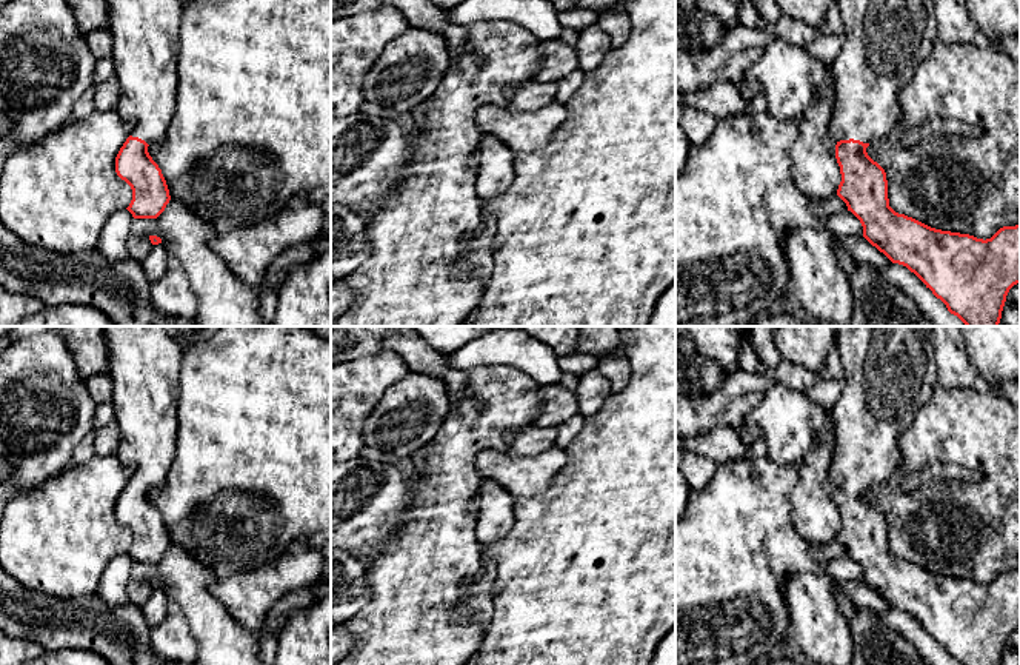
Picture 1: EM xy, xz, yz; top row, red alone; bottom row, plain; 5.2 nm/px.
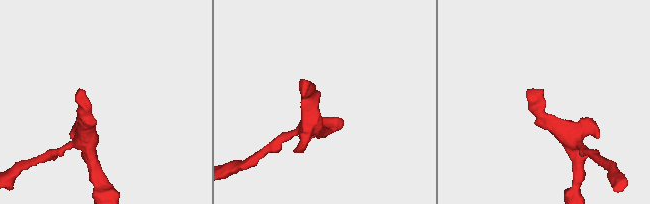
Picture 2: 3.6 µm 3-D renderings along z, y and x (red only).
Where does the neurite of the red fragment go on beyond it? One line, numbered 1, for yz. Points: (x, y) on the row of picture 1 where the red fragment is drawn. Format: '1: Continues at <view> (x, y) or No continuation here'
1: Continues at yz (885, 40)

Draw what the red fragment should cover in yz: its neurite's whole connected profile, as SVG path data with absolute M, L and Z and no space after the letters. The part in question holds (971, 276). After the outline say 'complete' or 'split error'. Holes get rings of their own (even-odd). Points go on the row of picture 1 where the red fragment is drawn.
M838 0L845 42L831 66L835 83L829 132L837 142L835 159L842 182L837 195L846 203L863 226L863 237L892 263L906 266L948 311L966 326L998 326L1009 289L1020 283L1020 225L1003 226L991 239L931 228L912 217L895 212L889 206L885 169L874 162L866 148L872 142L889 137L900 117L897 95L911 82L915 68L934 49L938 38L934 0Z; split error

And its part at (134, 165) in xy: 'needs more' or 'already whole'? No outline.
needs more

